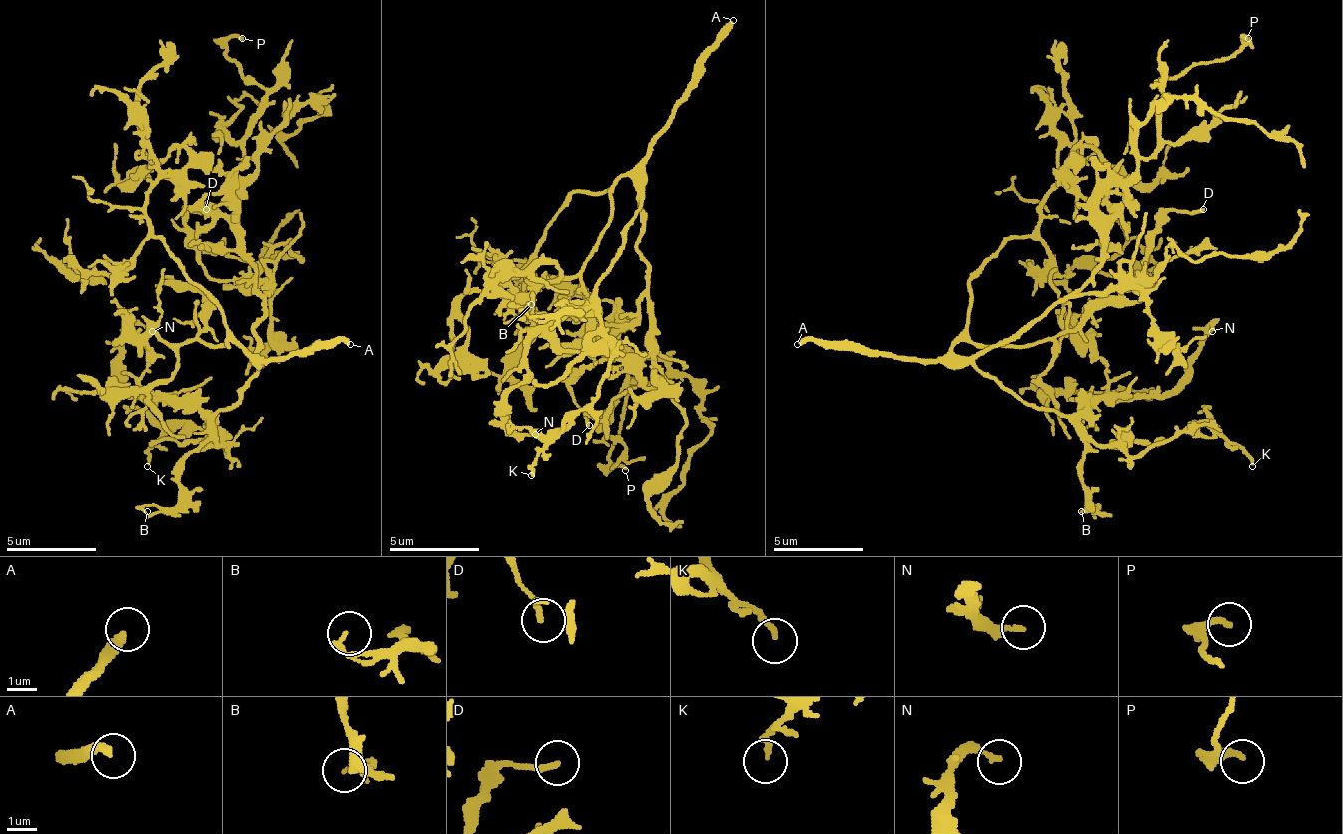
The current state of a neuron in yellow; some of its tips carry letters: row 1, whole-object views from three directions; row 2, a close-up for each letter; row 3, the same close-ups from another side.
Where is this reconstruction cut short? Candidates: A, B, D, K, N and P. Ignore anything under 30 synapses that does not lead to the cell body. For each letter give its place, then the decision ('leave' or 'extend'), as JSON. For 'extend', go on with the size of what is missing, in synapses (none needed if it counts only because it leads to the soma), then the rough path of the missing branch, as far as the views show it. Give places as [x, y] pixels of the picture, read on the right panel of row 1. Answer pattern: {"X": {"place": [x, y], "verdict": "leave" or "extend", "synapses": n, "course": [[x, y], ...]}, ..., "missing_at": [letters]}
{"A": {"place": [797, 344], "verdict": "extend", "synapses": 150}, "B": {"place": [1081, 511], "verdict": "leave"}, "D": {"place": [1203, 209], "verdict": "leave"}, "K": {"place": [1252, 466], "verdict": "leave"}, "N": {"place": [1212, 331], "verdict": "leave"}, "P": {"place": [1248, 38], "verdict": "leave"}, "missing_at": ["A"]}

